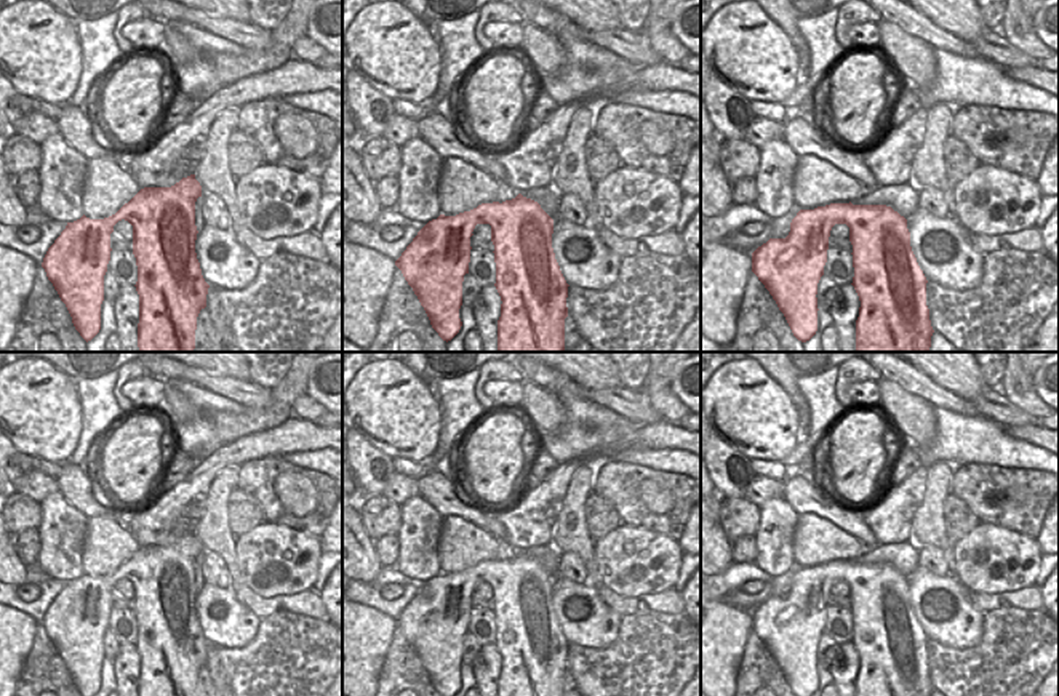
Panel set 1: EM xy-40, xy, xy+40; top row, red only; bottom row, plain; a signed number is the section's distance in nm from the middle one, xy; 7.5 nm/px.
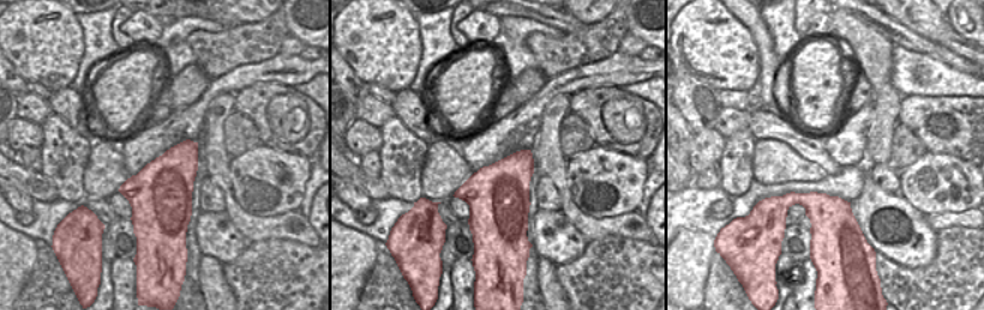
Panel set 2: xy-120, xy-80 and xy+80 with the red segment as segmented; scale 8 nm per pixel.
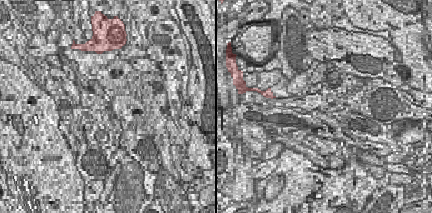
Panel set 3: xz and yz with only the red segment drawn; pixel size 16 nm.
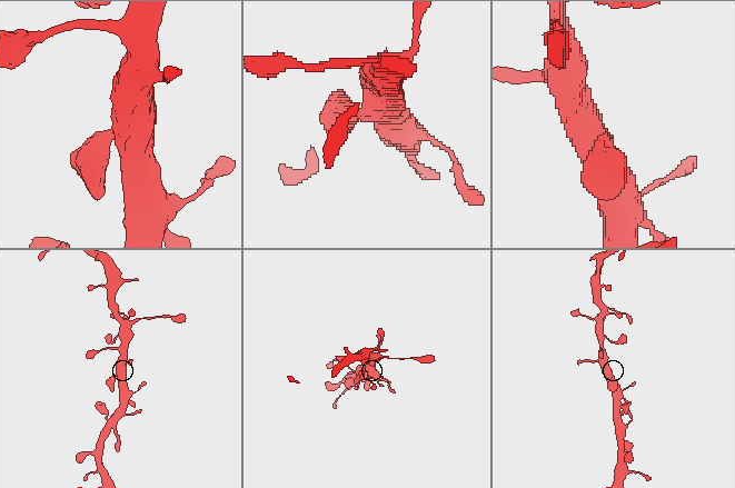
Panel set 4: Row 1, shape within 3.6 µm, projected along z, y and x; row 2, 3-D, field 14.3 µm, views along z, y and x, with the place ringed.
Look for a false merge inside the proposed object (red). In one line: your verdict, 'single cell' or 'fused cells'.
single cell

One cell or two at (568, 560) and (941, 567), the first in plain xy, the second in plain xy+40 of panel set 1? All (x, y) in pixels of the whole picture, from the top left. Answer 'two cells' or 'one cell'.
one cell

